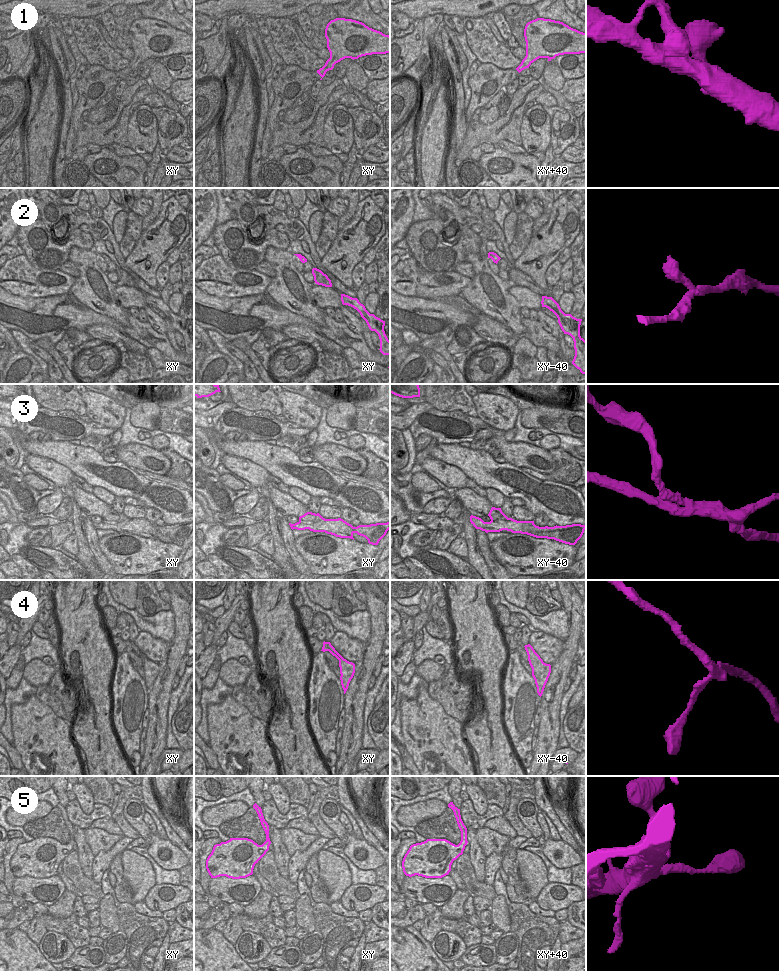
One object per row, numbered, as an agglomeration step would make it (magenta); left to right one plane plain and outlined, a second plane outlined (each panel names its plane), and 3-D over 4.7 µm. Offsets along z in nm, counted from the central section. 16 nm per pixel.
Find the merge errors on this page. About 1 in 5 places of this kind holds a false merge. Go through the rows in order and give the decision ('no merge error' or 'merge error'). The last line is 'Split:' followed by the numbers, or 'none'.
1: no merge error
2: merge error
3: merge error
4: no merge error
5: no merge error
Split: 2, 3

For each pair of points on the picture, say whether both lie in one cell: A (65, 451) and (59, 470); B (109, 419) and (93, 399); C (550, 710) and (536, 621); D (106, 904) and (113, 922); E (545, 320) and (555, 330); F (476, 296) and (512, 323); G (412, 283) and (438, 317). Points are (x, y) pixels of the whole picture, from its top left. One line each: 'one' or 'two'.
A: two
B: one
C: two
D: one
E: one
F: one
G: two

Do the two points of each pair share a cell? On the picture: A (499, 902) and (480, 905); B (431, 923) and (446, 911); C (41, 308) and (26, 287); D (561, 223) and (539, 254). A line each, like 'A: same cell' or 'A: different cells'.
A: different cells
B: different cells
C: different cells
D: same cell

